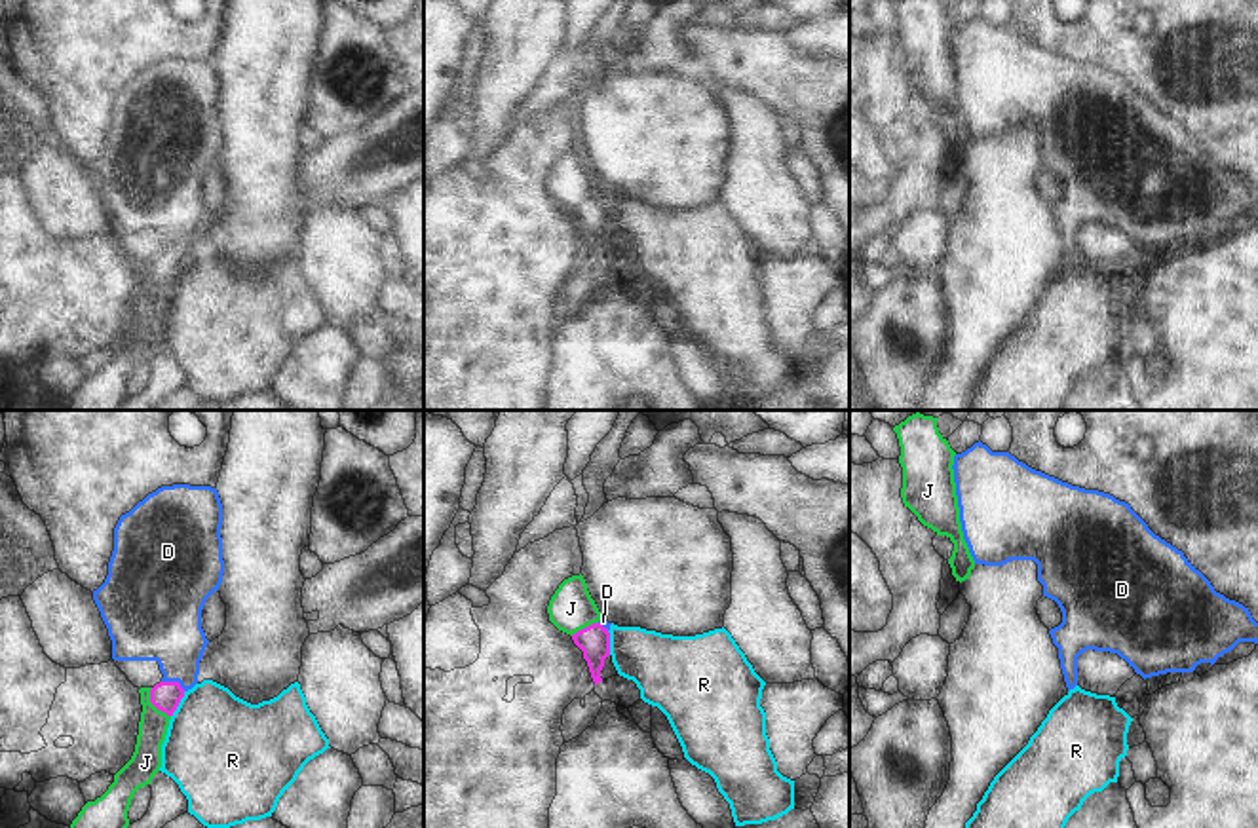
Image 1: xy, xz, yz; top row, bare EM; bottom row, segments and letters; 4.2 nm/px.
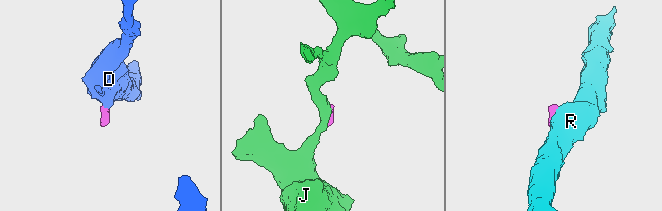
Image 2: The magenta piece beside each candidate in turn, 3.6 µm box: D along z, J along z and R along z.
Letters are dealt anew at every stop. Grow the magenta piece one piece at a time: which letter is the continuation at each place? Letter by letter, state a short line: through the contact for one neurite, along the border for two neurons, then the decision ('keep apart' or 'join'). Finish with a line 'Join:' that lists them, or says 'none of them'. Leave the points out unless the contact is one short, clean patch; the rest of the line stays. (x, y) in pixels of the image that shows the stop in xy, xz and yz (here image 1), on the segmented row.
D: line xy (166, 696), (173, 682), (173, 637), (164, 625); join
J: line xy (151, 688), (151, 701), (170, 716); keep apart
R: line xy (185, 692), (171, 716); keep apart
Join: D

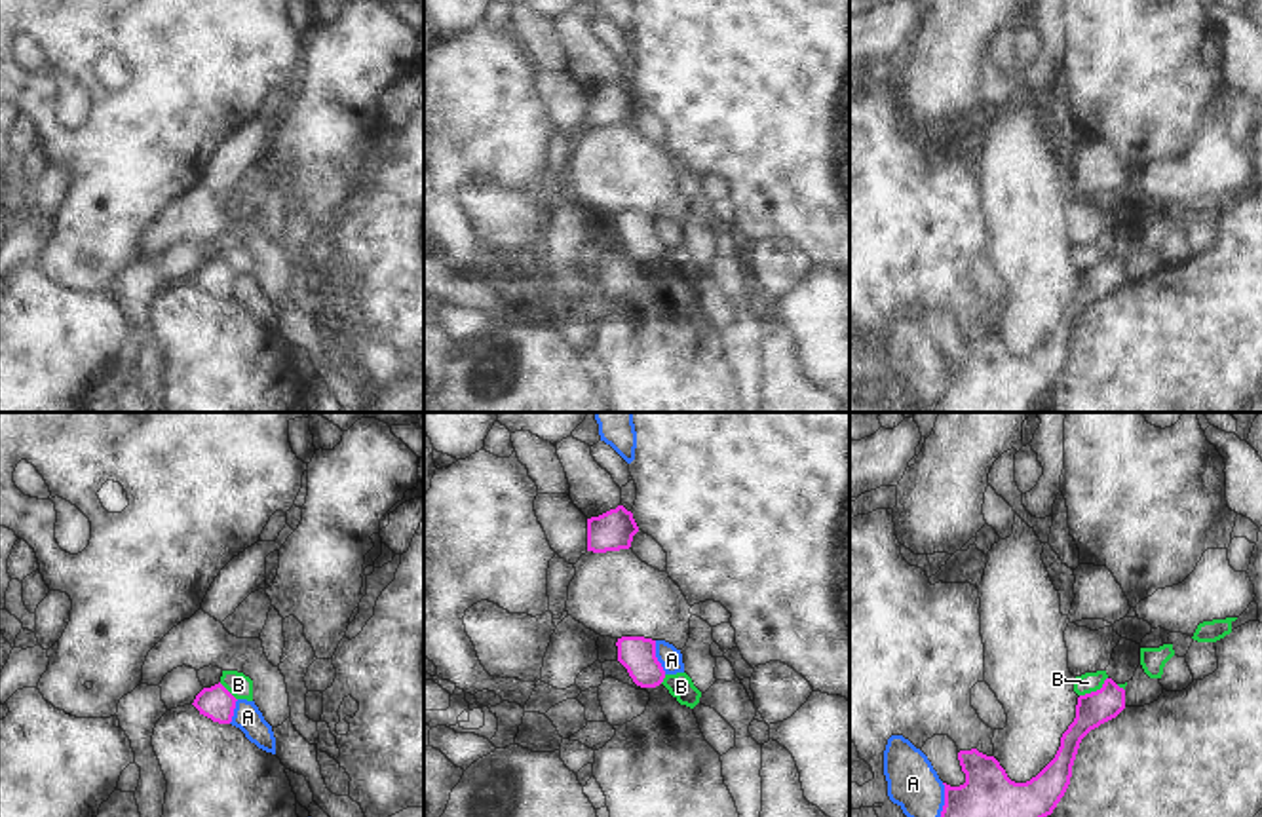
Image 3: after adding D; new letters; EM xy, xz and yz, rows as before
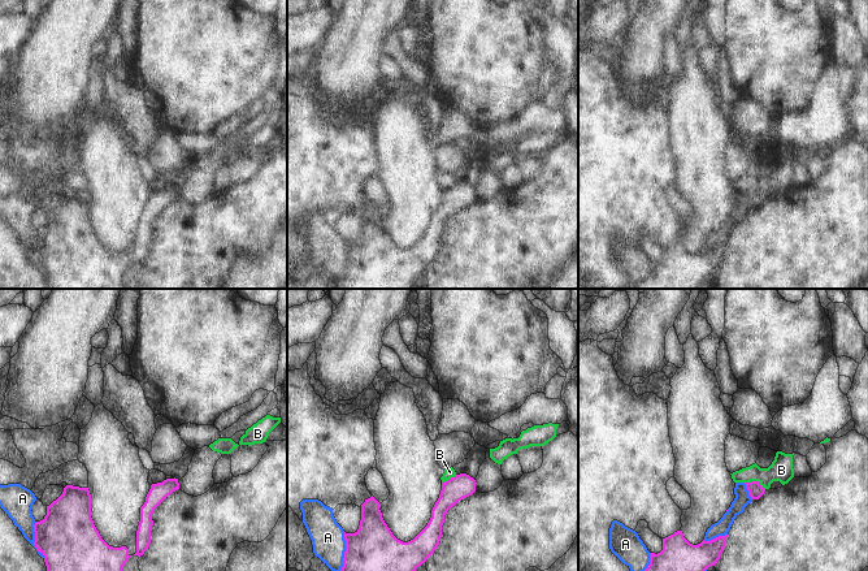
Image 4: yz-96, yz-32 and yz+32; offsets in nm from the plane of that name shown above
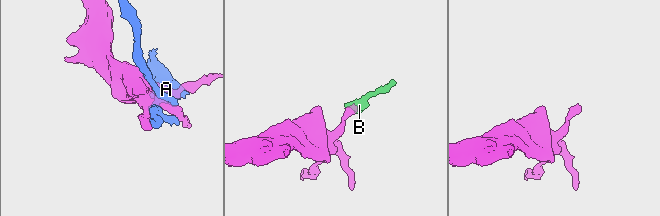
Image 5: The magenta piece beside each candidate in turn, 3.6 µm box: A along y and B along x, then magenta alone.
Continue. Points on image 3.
A: keep apart
B: line yz (1107, 677), (1099, 688), (1080, 696); keep apart
Join: none of them

